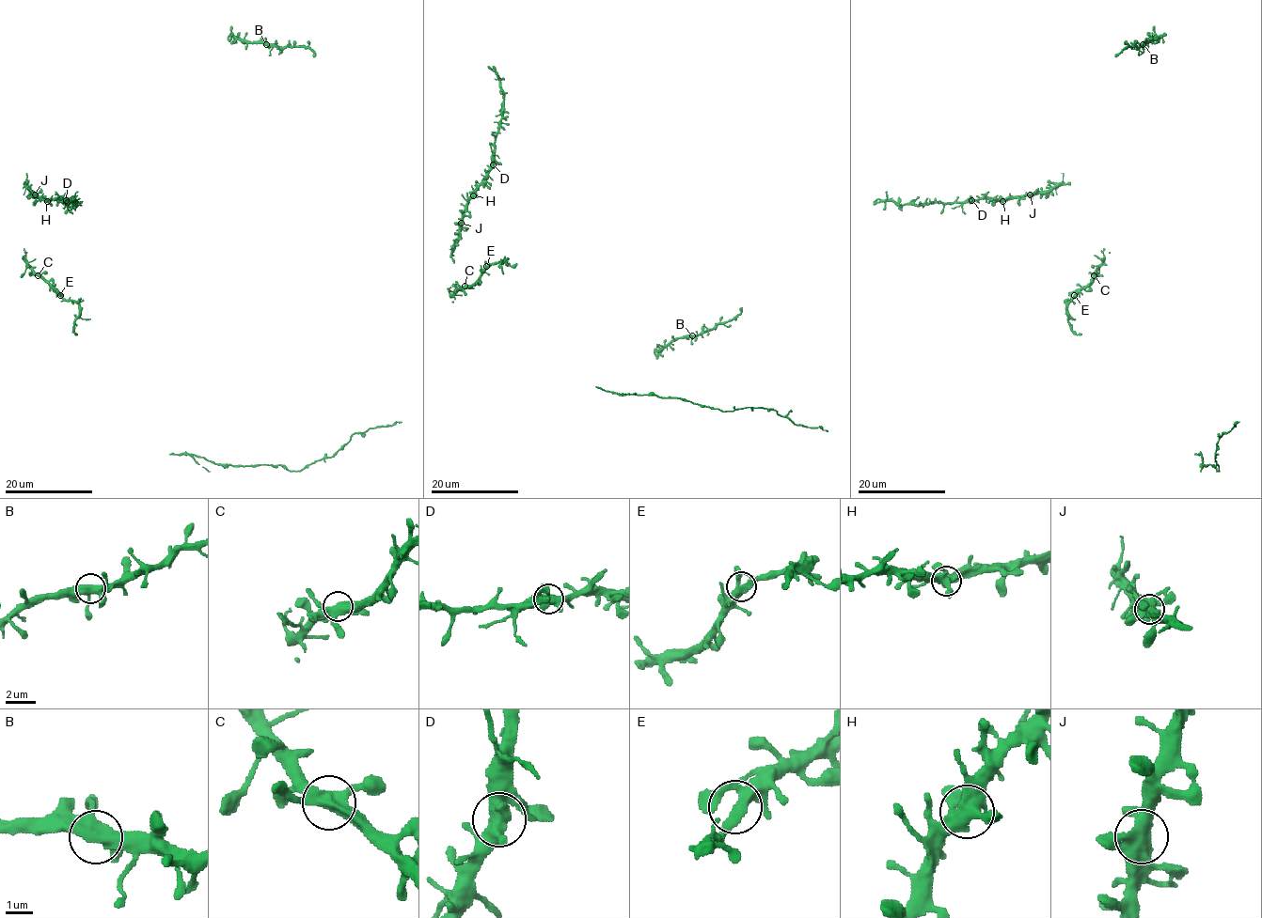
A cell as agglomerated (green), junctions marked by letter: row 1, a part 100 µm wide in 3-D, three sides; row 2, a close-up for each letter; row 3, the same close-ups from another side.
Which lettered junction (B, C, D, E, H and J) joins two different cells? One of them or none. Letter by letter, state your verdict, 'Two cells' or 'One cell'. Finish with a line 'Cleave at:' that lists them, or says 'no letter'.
B: One cell
C: One cell
D: One cell
E: One cell
H: One cell
J: One cell
Cleave at: no letter

